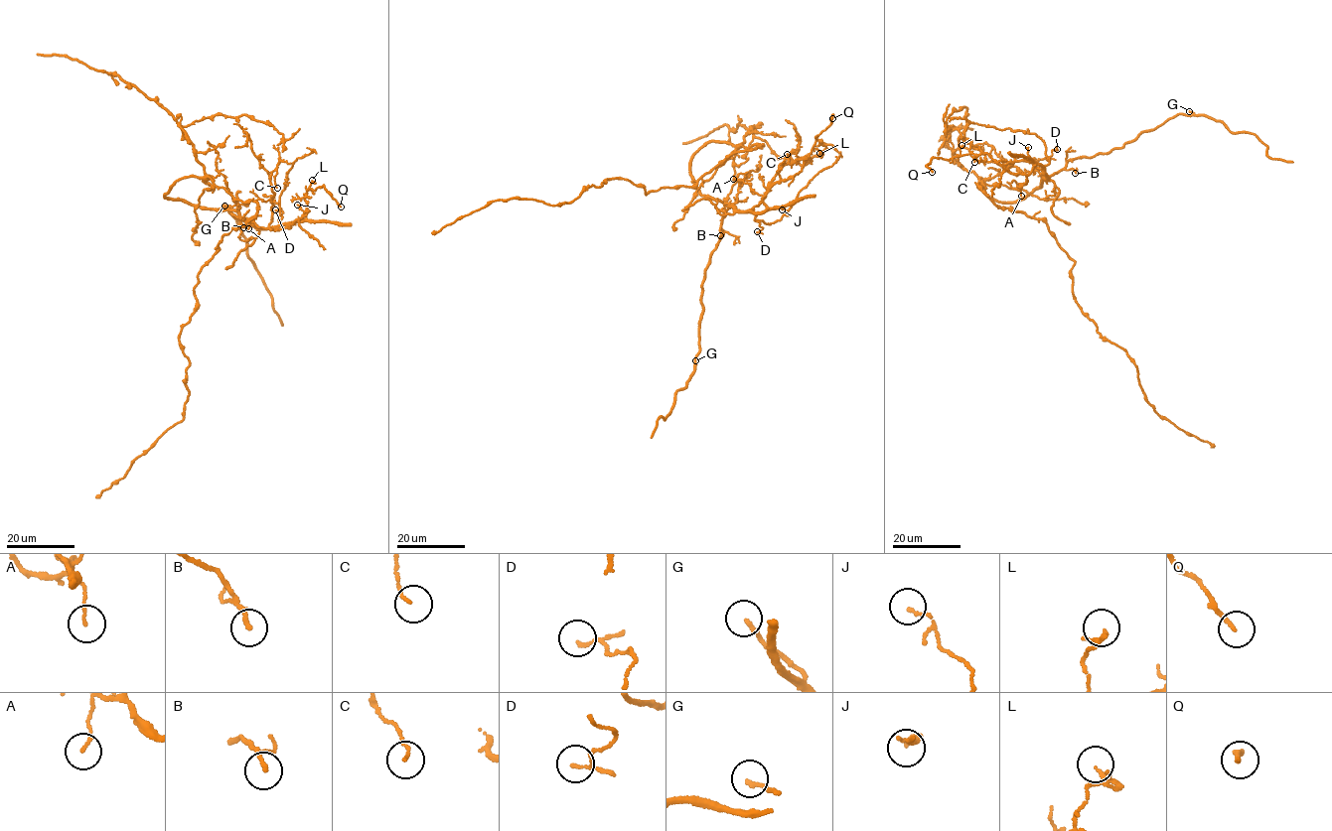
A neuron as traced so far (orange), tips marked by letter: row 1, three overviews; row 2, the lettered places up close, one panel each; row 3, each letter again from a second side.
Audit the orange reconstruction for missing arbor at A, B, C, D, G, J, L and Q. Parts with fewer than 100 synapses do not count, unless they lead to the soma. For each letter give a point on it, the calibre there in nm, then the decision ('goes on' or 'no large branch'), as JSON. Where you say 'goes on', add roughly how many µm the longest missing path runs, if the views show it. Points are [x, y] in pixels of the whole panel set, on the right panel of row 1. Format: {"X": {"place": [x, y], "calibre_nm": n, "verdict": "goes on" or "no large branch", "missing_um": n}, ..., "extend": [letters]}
{"A": {"place": [1021, 196], "calibre_nm": 110, "verdict": "no large branch"}, "B": {"place": [1075, 173], "calibre_nm": 170, "verdict": "no large branch"}, "C": {"place": [974, 162], "calibre_nm": 100, "verdict": "no large branch"}, "D": {"place": [1057, 149], "calibre_nm": 130, "verdict": "no large branch"}, "G": {"place": [1189, 111], "calibre_nm": 160, "verdict": "no large branch"}, "J": {"place": [1028, 147], "calibre_nm": 110, "verdict": "no large branch"}, "L": {"place": [962, 145], "calibre_nm": 160, "verdict": "no large branch"}, "Q": {"place": [932, 172], "calibre_nm": 160, "verdict": "no large branch"}, "extend": []}

